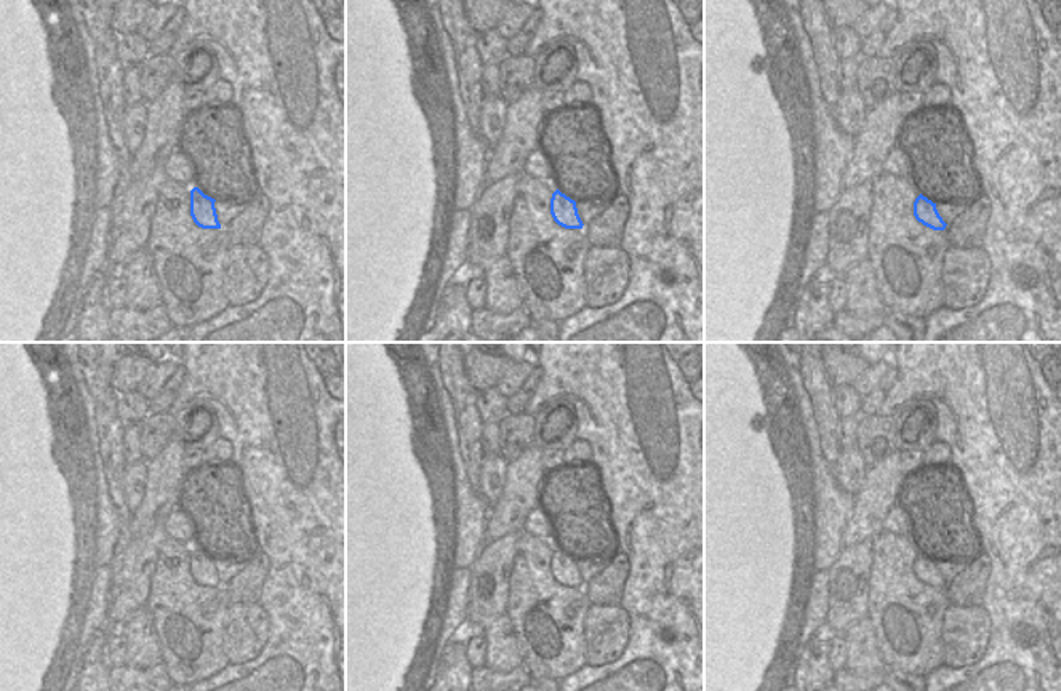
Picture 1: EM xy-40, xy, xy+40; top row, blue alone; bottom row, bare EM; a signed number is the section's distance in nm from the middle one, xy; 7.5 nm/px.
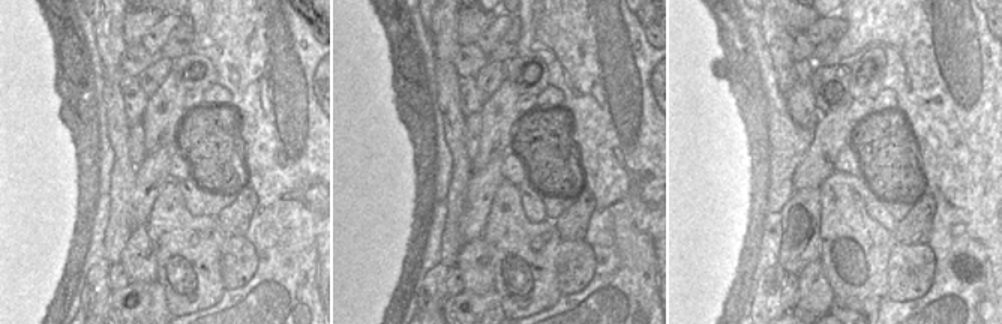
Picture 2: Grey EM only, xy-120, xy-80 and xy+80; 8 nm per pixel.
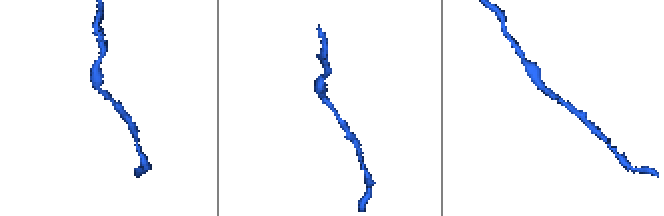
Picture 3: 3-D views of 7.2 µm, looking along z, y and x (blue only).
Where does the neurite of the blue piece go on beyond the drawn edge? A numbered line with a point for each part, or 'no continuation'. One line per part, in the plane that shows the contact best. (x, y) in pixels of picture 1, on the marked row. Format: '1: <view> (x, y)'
no continuation

